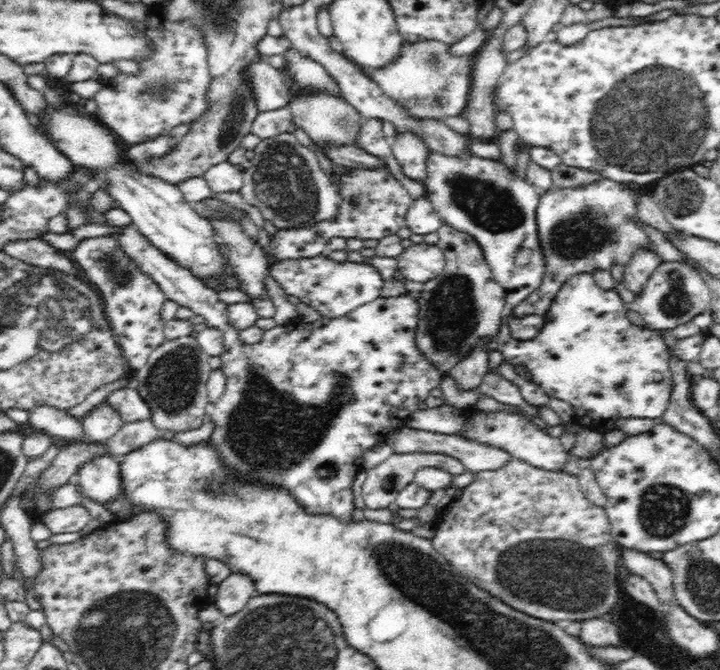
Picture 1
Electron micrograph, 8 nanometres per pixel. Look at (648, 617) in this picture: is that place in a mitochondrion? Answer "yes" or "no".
no

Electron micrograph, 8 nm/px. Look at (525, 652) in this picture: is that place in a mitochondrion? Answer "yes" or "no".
yes

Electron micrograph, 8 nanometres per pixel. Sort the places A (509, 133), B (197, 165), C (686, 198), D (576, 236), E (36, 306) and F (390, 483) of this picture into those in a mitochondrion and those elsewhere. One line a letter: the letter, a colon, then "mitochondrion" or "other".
A: other
B: other
C: mitochondrion
D: mitochondrion
E: mitochondrion
F: mitochondrion

